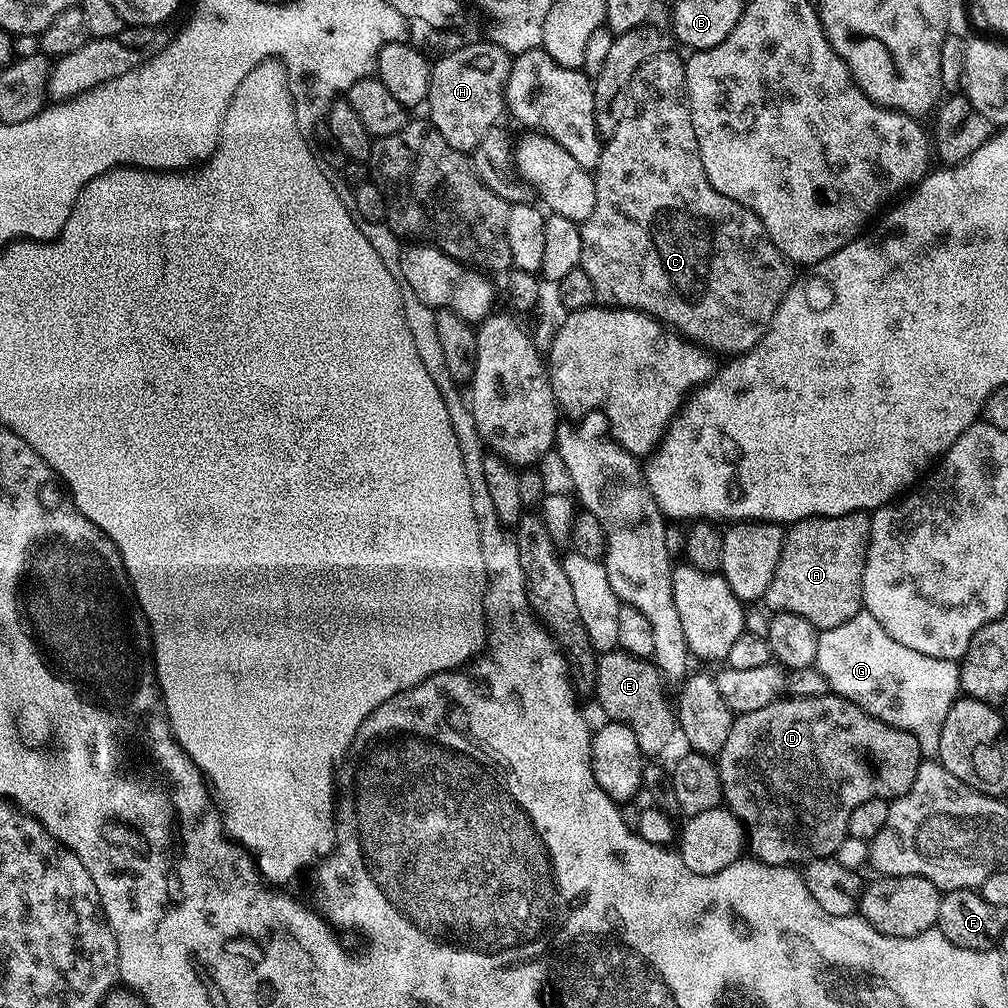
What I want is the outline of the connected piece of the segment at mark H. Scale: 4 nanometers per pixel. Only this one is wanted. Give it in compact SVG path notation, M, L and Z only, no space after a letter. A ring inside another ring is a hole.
M465 42L454 54L439 57L432 64L426 101L427 119L454 146L454 150L471 154L482 142L486 130L497 127L500 111L505 111L504 83L512 68L509 53L496 42Z

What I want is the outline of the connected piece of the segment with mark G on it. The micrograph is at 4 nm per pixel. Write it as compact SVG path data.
M861 610L854 618L842 622L842 626L826 628L820 632L814 666L820 671L822 678L826 678L829 689L835 695L854 702L862 710L890 726L914 734L921 757L932 758L939 753L942 722L946 722L950 706L961 695L960 666L957 661L930 658L930 654L918 654L918 650L910 650L910 646L894 642L894 638L890 638L890 634L886 634L886 630L878 626L869 612Z

